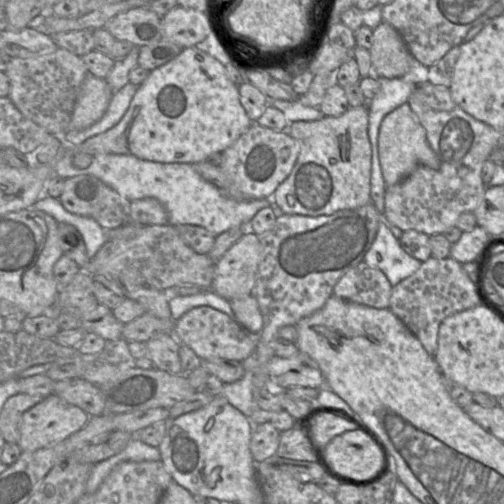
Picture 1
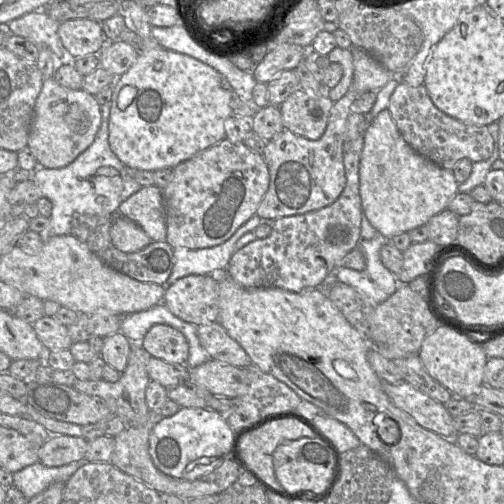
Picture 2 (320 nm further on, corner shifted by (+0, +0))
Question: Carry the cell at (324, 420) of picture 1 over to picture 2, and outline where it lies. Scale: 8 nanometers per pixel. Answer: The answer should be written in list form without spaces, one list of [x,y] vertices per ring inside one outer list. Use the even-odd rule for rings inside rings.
[[[294,418],[275,420],[241,436],[236,442],[233,459],[241,469],[243,468],[255,475],[259,484],[275,491],[282,487],[274,472],[274,450],[285,441],[293,441],[304,437],[314,438],[314,434],[309,427],[300,421]]]

